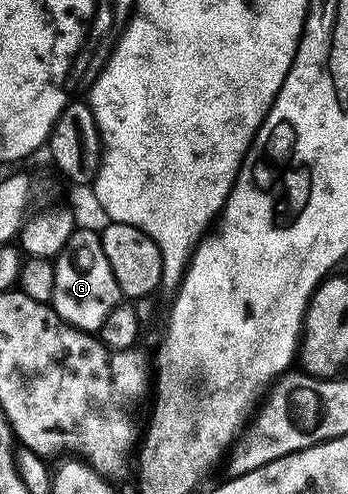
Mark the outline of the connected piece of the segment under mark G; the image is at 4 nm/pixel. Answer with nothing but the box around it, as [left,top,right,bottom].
[51,229,123,331]

